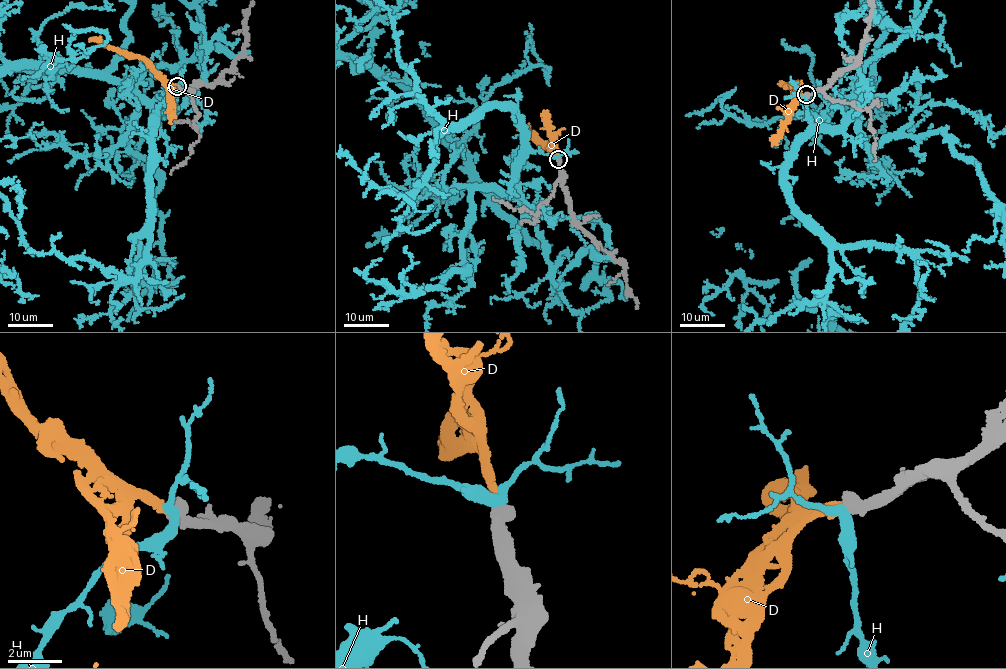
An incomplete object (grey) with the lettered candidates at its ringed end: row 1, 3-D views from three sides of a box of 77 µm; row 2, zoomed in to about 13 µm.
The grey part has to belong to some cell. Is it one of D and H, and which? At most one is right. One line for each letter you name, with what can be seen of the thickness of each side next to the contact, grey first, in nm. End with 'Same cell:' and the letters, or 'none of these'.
D: Thickness 550 nm (grey) against 360 nm
Same cell: D

